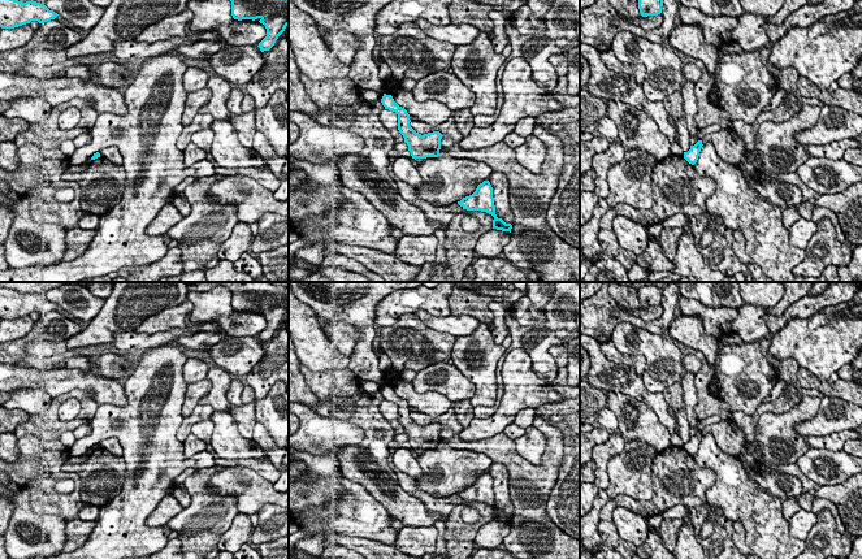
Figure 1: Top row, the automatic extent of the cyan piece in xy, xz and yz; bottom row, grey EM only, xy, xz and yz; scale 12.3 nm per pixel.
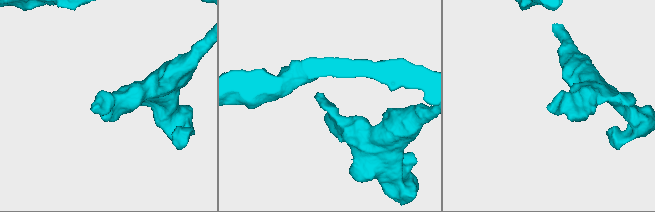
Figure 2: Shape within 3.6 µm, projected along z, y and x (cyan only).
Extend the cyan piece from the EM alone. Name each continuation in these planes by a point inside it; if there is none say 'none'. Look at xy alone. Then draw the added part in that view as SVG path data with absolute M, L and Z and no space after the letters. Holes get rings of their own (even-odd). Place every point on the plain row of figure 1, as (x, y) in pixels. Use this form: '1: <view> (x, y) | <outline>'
none

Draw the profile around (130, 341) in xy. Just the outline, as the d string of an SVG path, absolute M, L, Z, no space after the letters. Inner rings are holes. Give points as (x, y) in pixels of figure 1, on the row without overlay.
M186 326L185 329L172 329L168 332L159 332L152 335L135 332L116 333L113 344L118 350L140 352L143 350L165 346L168 343L172 343L178 337L189 337L199 332L199 326Z

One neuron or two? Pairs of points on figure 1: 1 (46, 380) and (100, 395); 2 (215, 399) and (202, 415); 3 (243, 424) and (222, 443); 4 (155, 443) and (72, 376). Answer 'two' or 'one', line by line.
1: one
2: two
3: two
4: two

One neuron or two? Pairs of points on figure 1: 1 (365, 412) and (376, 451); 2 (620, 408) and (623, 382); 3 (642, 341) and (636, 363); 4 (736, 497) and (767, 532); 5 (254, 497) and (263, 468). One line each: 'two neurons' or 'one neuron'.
1: one neuron
2: two neurons
3: two neurons
4: one neuron
5: two neurons

